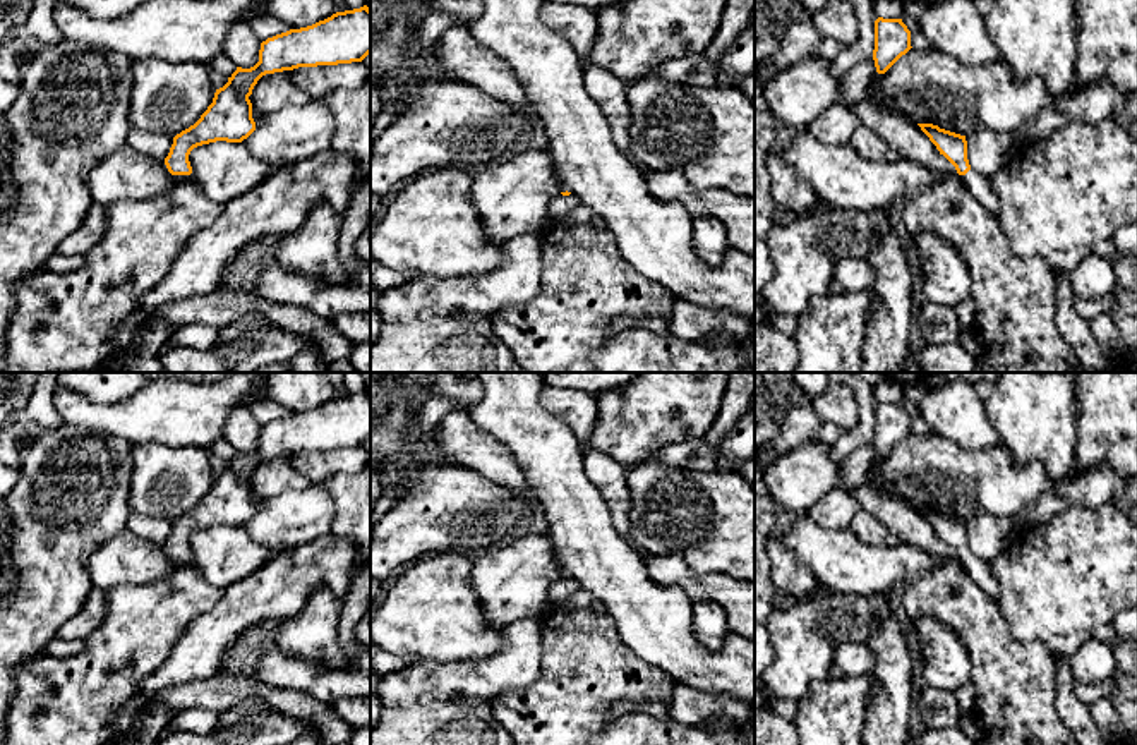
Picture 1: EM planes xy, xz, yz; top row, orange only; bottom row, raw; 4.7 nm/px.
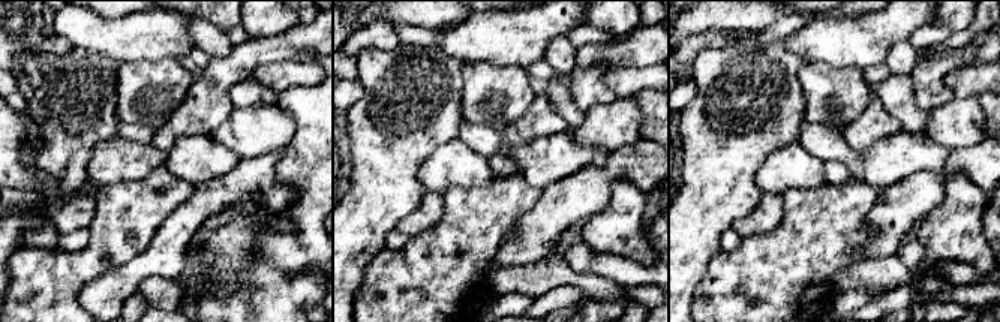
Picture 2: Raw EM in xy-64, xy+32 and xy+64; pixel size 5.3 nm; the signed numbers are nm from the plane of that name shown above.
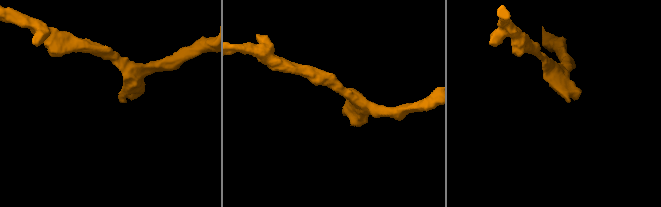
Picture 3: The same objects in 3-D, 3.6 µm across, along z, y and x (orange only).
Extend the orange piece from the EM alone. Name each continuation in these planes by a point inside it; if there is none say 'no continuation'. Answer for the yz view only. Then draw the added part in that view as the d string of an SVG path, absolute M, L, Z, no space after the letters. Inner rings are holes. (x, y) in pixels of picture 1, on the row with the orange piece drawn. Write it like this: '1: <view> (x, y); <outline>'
1: yz (978, 186); M971 168L966 175L960 175L967 191L991 213L998 215L1000 201L991 191L990 179Z

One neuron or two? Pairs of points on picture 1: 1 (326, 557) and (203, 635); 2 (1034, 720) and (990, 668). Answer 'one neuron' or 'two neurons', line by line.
1: one neuron
2: one neuron

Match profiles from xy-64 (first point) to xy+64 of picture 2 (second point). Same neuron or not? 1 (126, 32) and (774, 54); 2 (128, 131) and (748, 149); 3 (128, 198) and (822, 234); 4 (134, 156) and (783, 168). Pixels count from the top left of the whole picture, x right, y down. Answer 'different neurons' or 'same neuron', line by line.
1: different neurons
2: different neurons
3: same neuron
4: same neuron

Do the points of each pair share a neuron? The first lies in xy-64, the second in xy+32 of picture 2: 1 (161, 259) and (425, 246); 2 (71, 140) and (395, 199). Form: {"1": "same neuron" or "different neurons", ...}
{"1": "different neurons", "2": "same neuron"}

